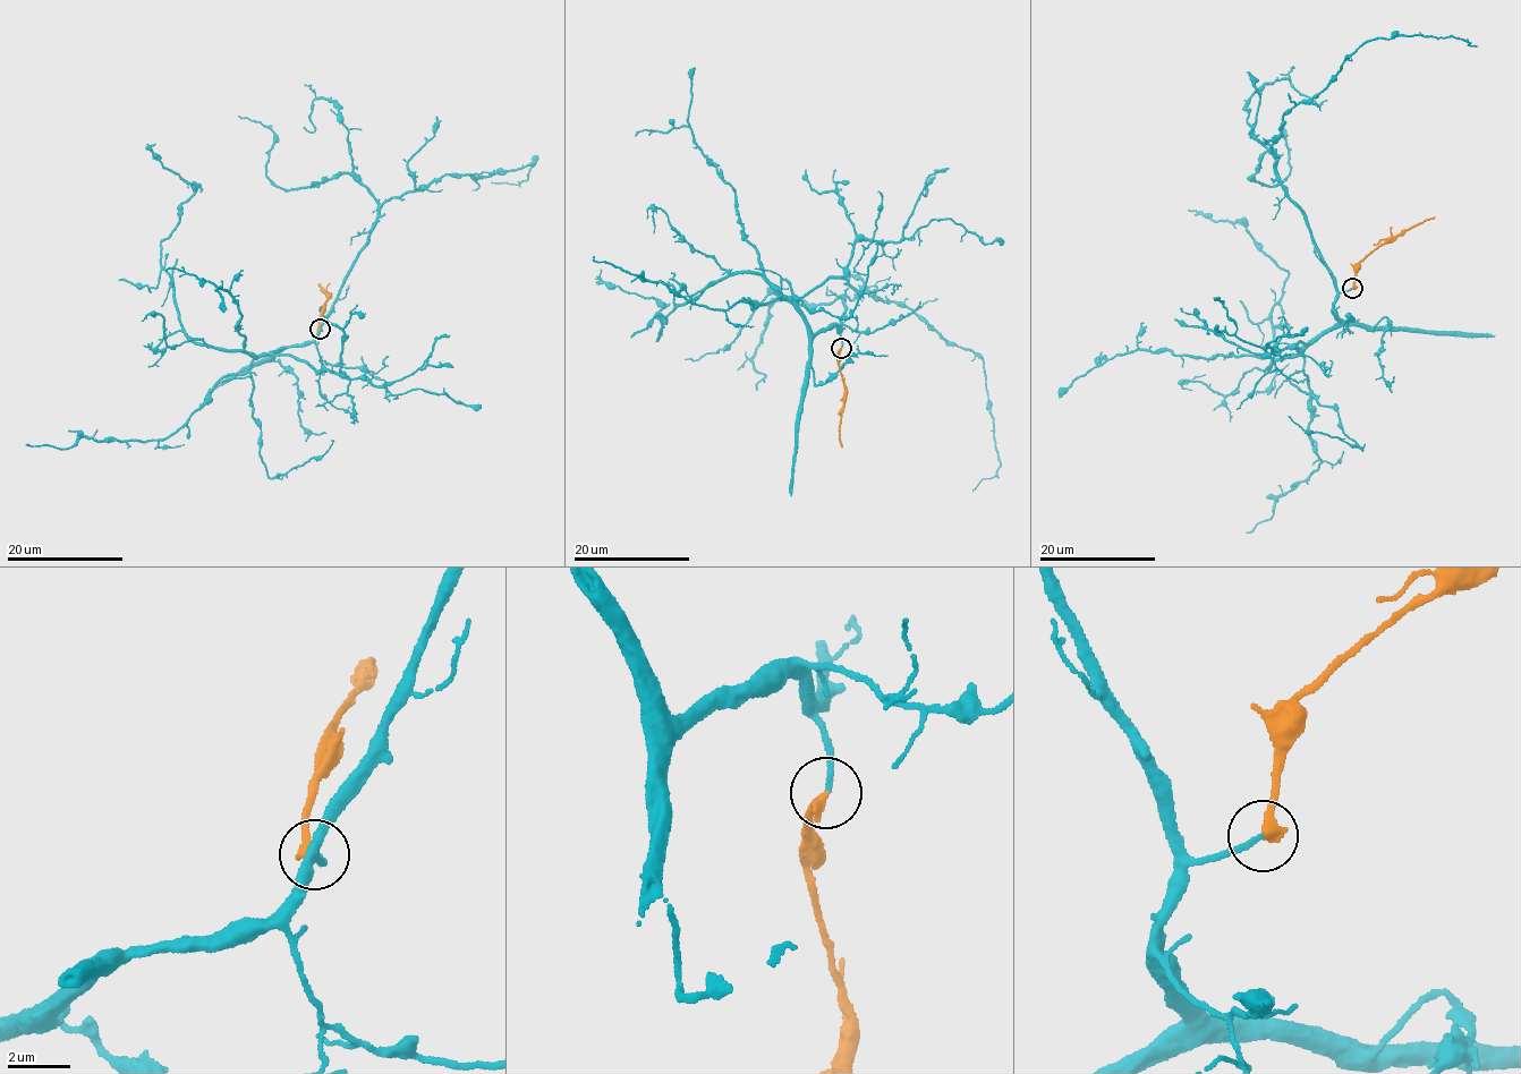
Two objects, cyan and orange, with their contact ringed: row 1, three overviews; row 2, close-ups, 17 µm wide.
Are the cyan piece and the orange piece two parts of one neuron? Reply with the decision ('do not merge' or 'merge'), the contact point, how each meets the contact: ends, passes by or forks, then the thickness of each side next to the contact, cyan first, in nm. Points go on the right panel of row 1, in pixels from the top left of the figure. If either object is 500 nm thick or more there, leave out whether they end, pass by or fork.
merge; at (1352, 288); cyan ends there; orange ends there; 170 nm thick on the cyan side, 360 nm on the other

